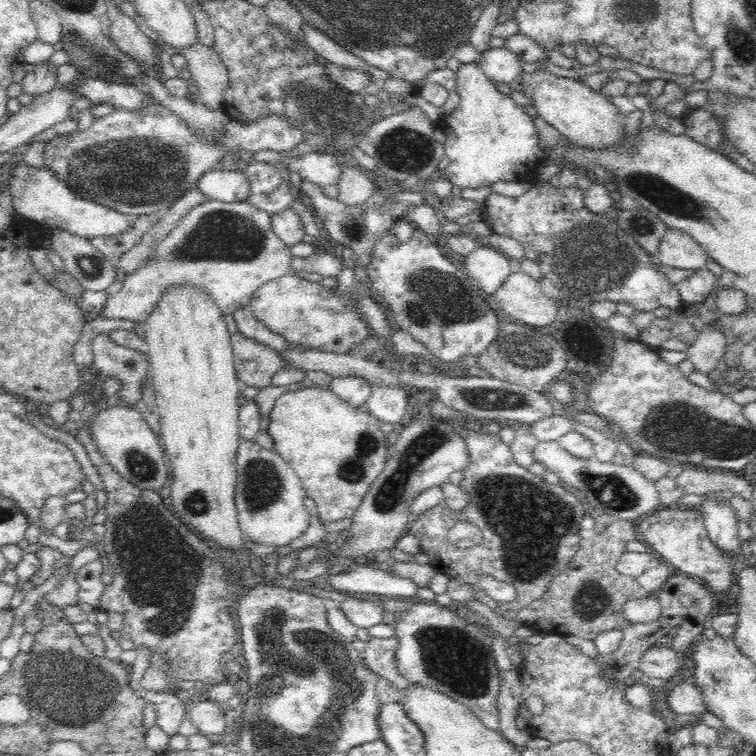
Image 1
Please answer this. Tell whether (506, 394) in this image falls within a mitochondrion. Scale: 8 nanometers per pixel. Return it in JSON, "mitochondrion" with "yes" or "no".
{"mitochondrion":"yes"}

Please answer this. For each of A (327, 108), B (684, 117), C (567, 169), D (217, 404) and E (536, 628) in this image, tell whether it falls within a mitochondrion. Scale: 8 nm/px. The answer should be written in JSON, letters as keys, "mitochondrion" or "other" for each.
{"A":"mitochondrion","B":"other","C":"other","D":"other","E":"other"}

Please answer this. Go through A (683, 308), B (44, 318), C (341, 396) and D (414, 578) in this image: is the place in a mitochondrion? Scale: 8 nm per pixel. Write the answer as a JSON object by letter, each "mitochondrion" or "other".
{"A":"other","B":"other","C":"other","D":"other"}

